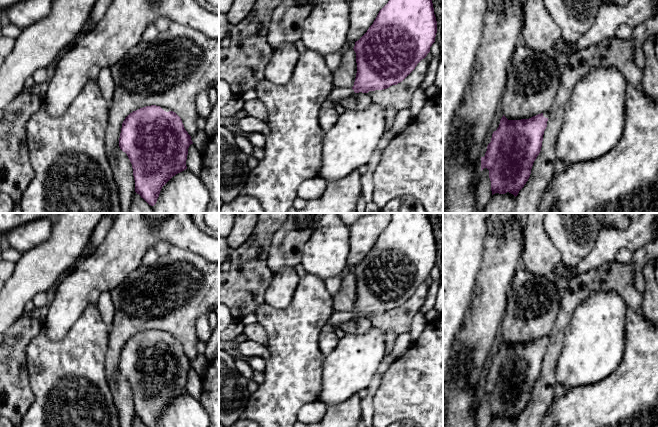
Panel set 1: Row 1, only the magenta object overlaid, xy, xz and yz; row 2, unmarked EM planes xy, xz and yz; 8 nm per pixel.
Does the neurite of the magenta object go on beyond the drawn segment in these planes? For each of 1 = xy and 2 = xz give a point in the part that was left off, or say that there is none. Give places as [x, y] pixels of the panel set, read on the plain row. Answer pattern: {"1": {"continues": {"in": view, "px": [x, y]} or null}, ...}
{"1": {"continues": null}, "2": {"continues": {"in": "xz", "px": [337, 317]}}}

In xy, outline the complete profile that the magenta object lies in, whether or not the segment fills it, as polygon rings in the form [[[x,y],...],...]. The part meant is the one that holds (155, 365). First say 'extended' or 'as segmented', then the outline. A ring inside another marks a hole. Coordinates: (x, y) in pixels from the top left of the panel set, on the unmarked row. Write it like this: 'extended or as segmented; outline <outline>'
as segmented; outline [[[151,329],[130,337],[122,347],[119,371],[132,388],[135,416],[147,427],[156,427],[162,411],[176,398],[187,393],[188,372],[193,368],[181,342],[173,335],[166,336],[160,330]]]

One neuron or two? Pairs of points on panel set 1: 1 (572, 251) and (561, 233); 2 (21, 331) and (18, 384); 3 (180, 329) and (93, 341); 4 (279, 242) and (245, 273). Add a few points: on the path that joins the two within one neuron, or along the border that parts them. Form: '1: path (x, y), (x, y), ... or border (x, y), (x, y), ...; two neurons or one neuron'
1: path (572, 247), (572, 244), (565, 237); one neuron
2: path (17, 344), (17, 371); one neuron
3: border (110, 326), (104, 362); two neurons
4: border (278, 229), (267, 258), (273, 273); two neurons

